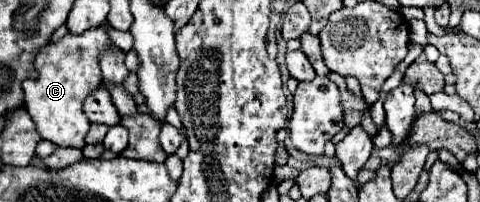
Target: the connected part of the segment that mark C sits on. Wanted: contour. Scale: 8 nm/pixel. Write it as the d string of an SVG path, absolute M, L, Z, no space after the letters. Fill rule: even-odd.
M104 26L88 30L82 36L66 34L60 42L44 46L36 56L36 80L26 80L22 84L26 94L26 110L32 116L36 130L42 140L50 140L62 148L84 148L86 134L90 128L90 120L82 112L82 102L90 90L102 84L102 72L98 64L98 56L110 46L110 38Z

